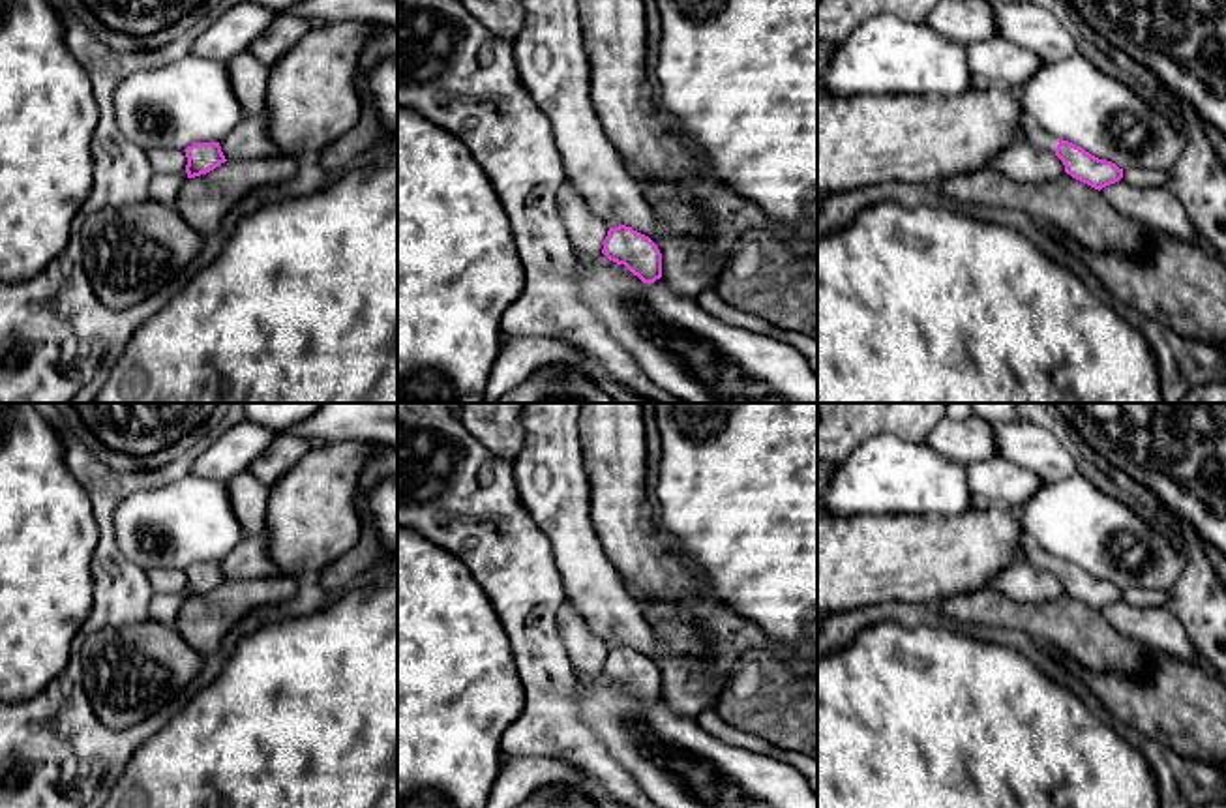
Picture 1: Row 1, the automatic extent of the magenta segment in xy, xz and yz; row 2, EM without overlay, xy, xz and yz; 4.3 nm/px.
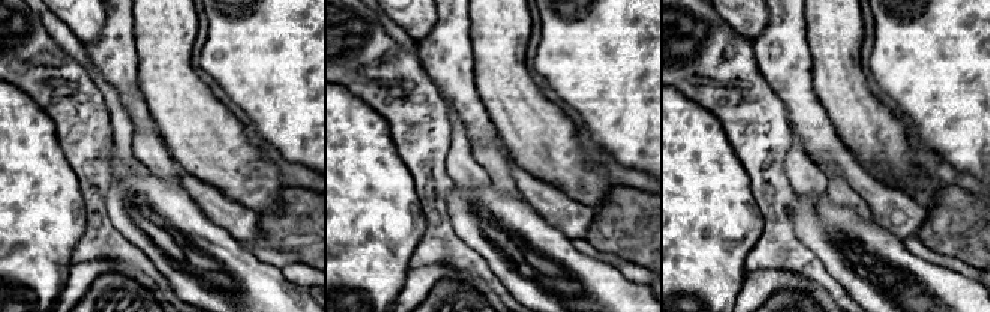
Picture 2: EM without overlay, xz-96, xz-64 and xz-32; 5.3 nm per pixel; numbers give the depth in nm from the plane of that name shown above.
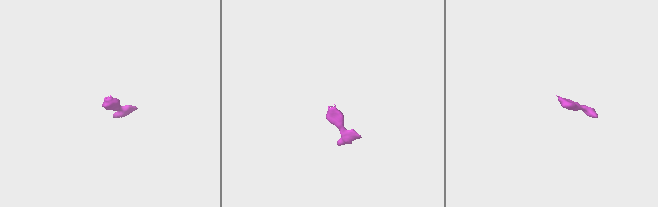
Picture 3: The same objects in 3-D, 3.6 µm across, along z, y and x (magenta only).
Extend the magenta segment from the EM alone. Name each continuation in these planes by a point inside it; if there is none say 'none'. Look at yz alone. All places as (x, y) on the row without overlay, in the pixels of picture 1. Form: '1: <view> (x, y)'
1: yz (1030, 552)

